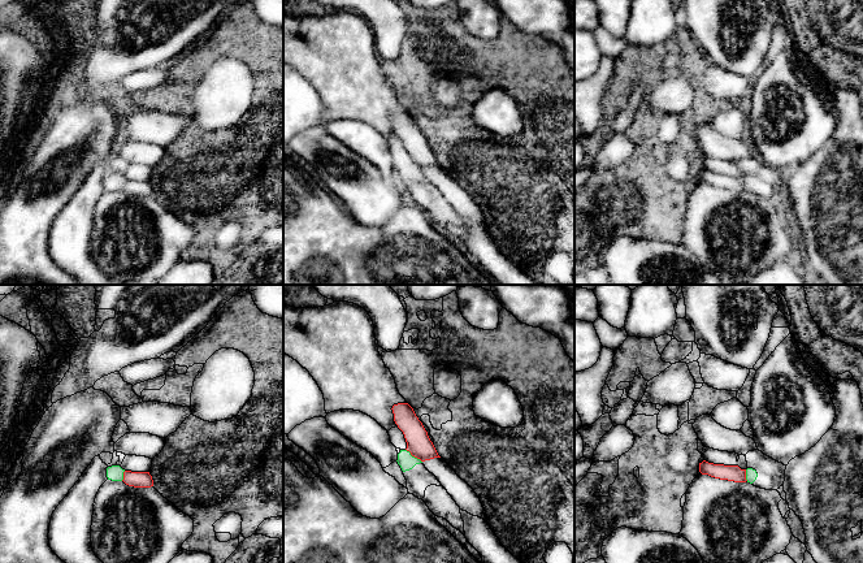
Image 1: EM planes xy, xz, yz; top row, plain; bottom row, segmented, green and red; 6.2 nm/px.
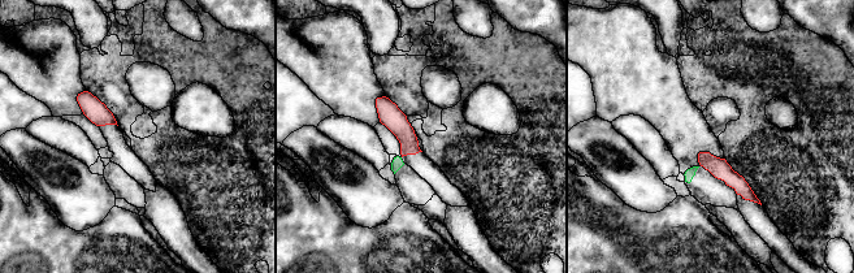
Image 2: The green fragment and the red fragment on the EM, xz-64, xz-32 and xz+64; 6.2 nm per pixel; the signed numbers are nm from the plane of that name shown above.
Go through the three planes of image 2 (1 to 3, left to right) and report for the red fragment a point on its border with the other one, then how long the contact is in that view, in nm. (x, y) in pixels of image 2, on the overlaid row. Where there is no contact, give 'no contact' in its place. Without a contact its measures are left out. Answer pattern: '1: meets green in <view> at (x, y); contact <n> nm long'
1: no contact
2: no contact
3: no contact

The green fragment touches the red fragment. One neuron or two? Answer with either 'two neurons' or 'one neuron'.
two neurons

